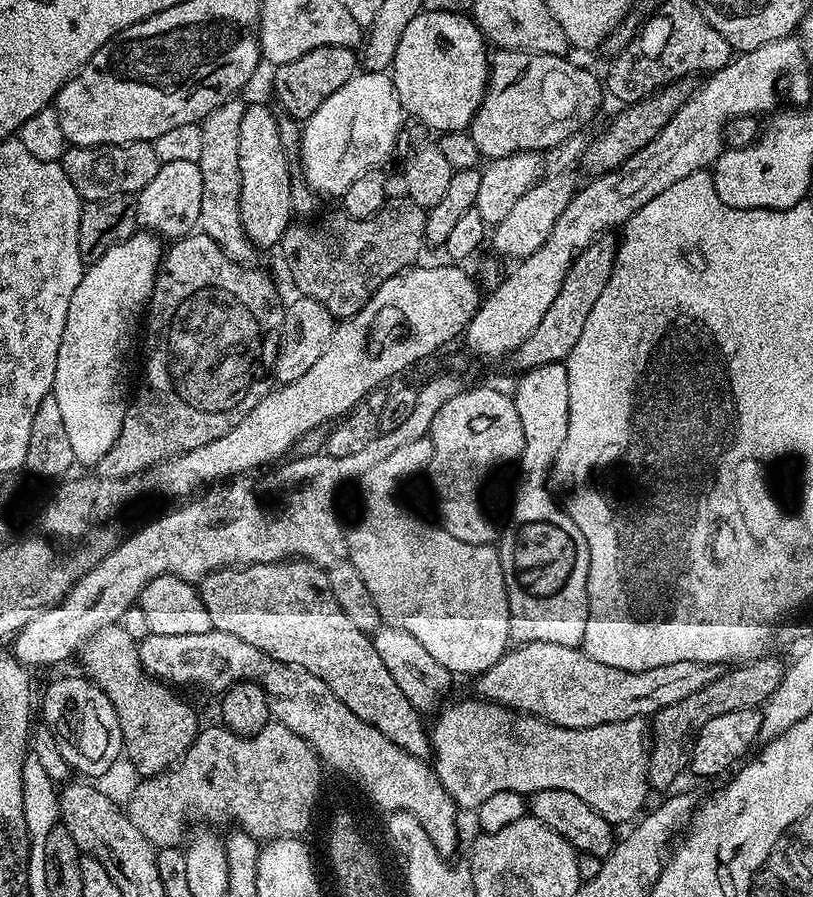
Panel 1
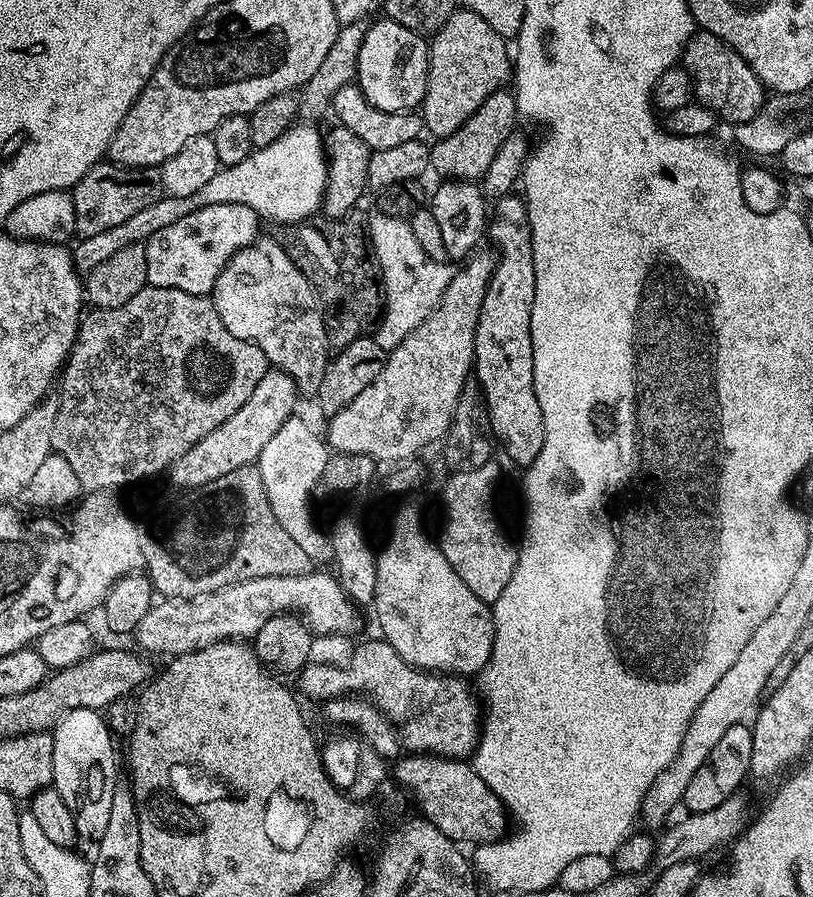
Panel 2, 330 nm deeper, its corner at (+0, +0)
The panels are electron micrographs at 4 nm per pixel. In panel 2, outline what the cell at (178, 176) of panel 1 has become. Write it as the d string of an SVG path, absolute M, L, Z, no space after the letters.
M246 205L206 206L158 230L144 244L148 284L154 288L186 290L186 294L208 296L218 282L218 274L238 250L258 239L262 220Z

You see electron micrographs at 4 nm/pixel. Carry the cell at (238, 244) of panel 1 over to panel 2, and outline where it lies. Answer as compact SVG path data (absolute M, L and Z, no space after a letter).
M258 238L252 244L247 244L245 248L235 252L222 270L222 274L218 274L218 282L212 287L210 299L216 307L218 318L222 318L226 330L230 330L234 338L242 338L258 346L258 350L266 354L273 369L285 372L296 380L301 393L319 393L322 374L330 359L324 313L311 282L302 274L302 270L298 270L298 266L289 258L286 250L282 250L282 246L276 244L275 239Z

